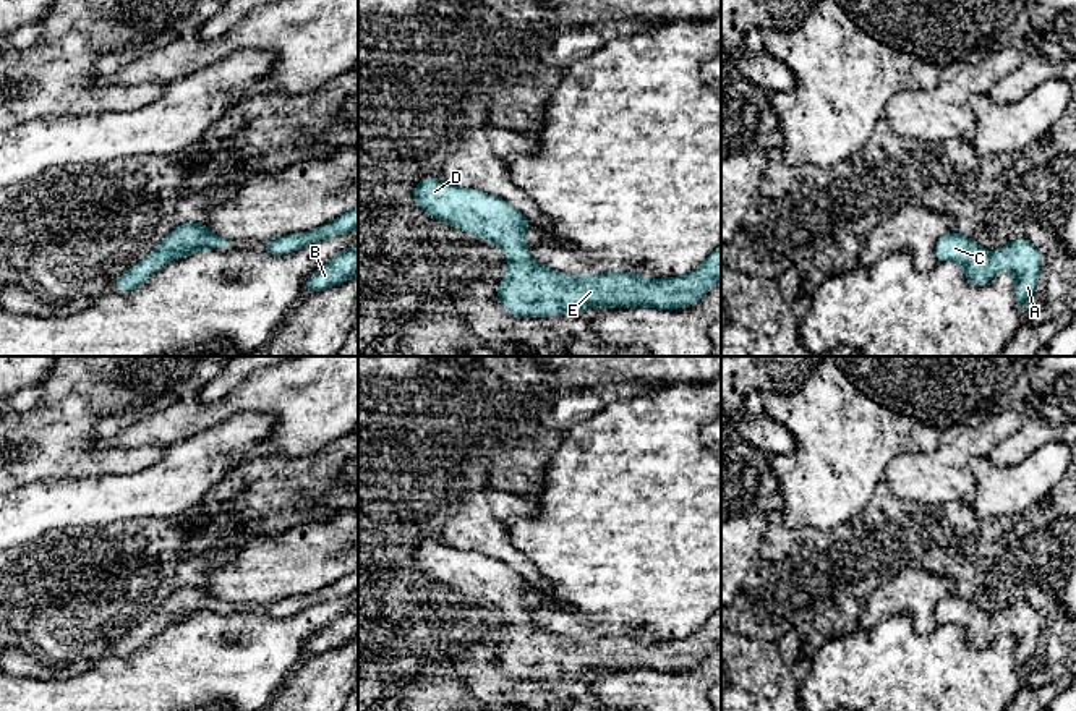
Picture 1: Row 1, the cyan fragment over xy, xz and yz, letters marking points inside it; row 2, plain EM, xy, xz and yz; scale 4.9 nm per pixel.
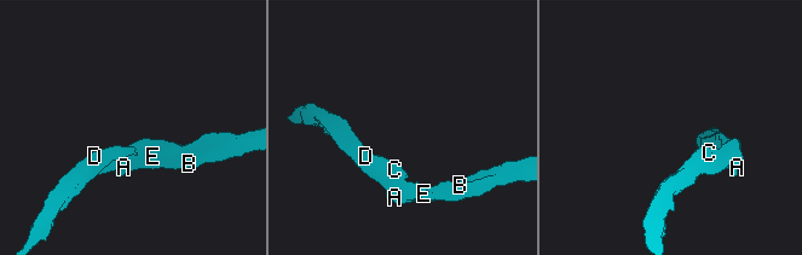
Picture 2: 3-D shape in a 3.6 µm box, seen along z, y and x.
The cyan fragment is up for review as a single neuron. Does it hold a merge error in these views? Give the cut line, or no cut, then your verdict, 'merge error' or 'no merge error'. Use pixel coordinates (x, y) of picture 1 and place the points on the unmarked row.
no cut | no merge error

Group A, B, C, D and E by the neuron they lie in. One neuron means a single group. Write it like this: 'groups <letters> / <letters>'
groups A B C D E

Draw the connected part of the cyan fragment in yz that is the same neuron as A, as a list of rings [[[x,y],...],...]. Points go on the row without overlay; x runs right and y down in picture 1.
[[[956,594],[946,596],[935,606],[935,622],[961,627],[966,643],[972,648],[990,645],[1000,632],[1011,635],[1016,643],[1014,659],[1021,672],[1027,669],[1029,659],[1035,654],[1044,627],[1042,615],[1024,599],[992,617]]]

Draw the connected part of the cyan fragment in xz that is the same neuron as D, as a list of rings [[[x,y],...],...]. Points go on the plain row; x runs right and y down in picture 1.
[[[426,539],[413,551],[413,568],[504,612],[510,632],[499,645],[497,662],[520,680],[583,675],[591,669],[689,671],[721,645],[721,609],[682,640],[645,643],[634,635],[575,640],[532,624],[523,607],[530,581],[502,562]]]

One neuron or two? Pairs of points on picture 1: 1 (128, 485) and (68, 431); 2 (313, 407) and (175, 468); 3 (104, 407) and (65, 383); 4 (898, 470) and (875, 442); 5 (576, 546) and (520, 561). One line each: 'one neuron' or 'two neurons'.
1: two neurons
2: two neurons
3: one neuron
4: two neurons
5: two neurons

